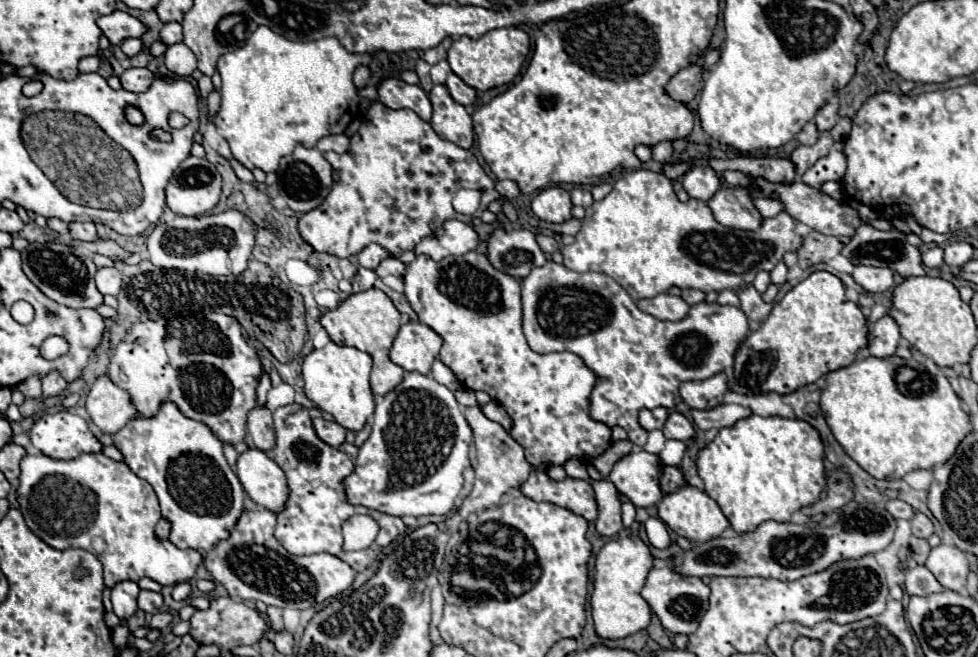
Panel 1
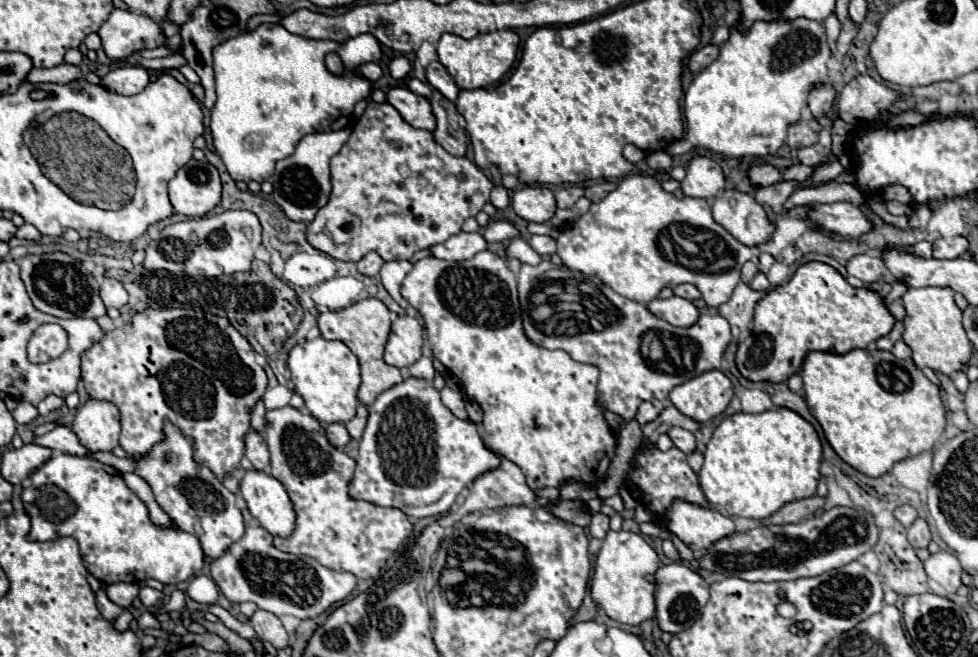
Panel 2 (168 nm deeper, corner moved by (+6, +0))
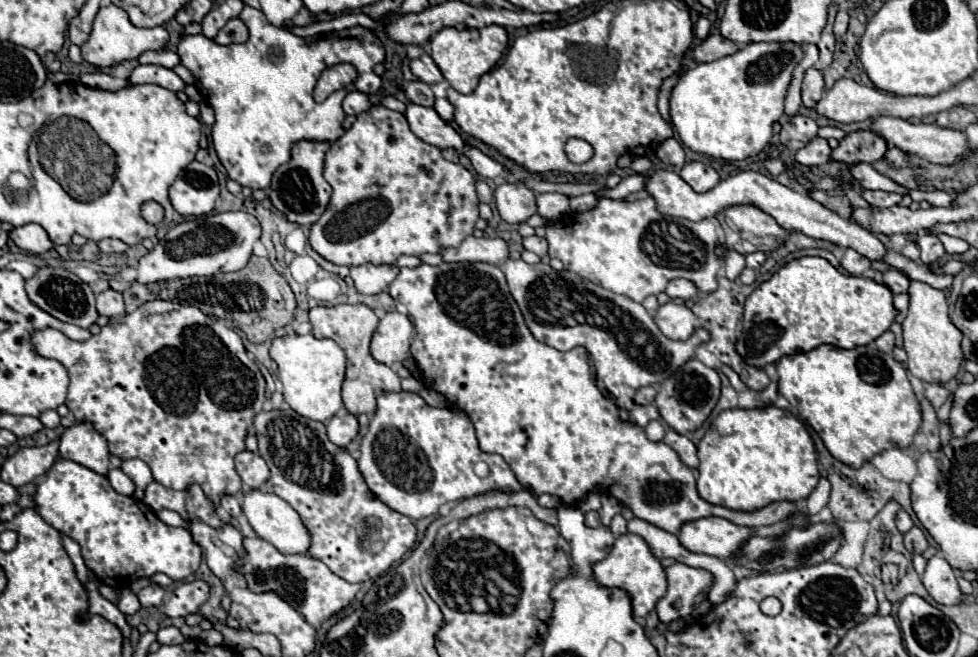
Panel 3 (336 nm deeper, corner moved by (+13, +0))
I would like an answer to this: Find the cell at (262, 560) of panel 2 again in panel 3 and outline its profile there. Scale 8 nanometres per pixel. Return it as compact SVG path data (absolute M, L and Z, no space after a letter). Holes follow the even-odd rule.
M244 537L242 547L244 555L238 559L234 569L244 575L248 589L252 593L272 591L280 595L314 627L318 627L322 621L350 605L360 589L360 585L348 583L342 577L334 575L322 561L312 559L308 555L286 555L260 537Z

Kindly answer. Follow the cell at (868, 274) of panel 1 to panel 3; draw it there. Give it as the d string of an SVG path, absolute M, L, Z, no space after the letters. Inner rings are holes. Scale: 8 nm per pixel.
M846 249L840 265L842 265L850 275L862 275L866 269L870 269L872 263L870 263L870 259L866 259L864 255L856 253L854 249Z

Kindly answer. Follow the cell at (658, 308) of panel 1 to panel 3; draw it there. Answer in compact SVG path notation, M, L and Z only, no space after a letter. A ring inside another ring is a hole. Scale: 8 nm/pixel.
M676 301L660 305L660 309L654 315L654 321L666 337L678 341L686 341L696 327L696 315L692 313L692 309Z

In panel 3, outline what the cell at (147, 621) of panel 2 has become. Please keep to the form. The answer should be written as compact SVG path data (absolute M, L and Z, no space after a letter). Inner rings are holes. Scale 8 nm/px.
M122 589L122 595L118 599L118 609L124 613L124 615L132 615L140 609L140 603L138 603L138 597L130 591L130 589Z

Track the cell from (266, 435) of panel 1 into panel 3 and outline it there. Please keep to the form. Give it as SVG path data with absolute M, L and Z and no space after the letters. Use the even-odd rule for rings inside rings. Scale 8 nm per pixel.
M244 449L236 455L236 471L242 477L244 485L252 487L252 489L262 487L264 481L270 477L266 461L258 453L252 453L248 449Z

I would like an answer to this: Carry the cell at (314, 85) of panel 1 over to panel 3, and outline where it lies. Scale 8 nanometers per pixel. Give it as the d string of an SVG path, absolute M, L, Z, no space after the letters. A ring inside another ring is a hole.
M246 5L240 19L250 31L246 43L218 45L206 35L194 35L178 43L177 54L180 63L192 71L196 87L216 113L212 143L228 177L250 189L266 189L272 173L290 159L292 143L300 139L336 141L344 133L342 101L350 91L372 94L381 89L382 79L372 69L384 61L384 47L380 39L364 27L344 29L340 37L344 37L350 47L336 51L324 37L306 41L288 29L274 27L262 11L254 7ZM336 63L352 63L360 77L350 87L334 91L326 101L316 103L312 95L320 71Z

